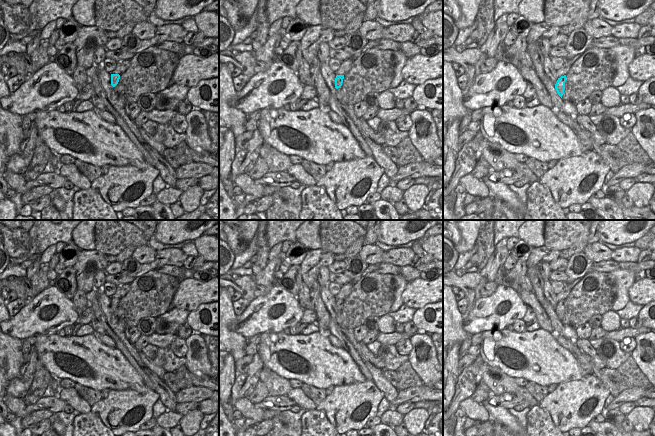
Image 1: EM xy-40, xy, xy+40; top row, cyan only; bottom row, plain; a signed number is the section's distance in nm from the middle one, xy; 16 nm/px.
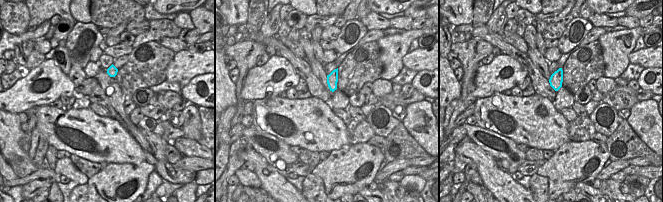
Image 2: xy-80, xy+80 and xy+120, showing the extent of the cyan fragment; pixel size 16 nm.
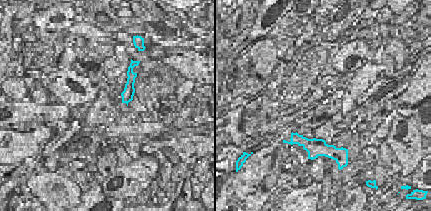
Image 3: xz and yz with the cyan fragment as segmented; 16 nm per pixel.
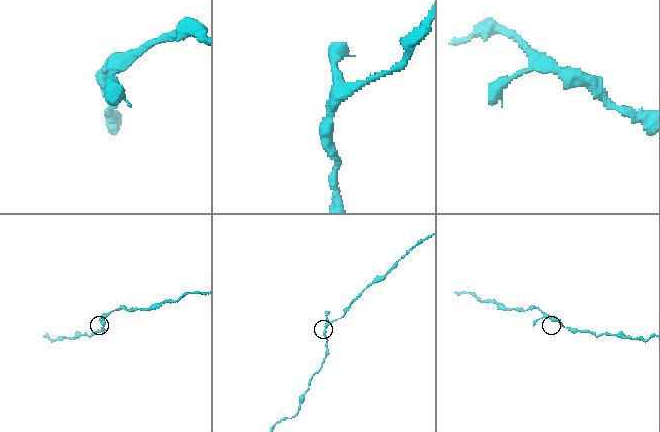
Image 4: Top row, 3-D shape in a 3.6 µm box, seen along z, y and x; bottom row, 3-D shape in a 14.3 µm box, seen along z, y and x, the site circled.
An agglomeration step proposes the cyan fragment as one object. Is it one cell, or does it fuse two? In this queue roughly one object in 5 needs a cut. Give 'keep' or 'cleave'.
keep

